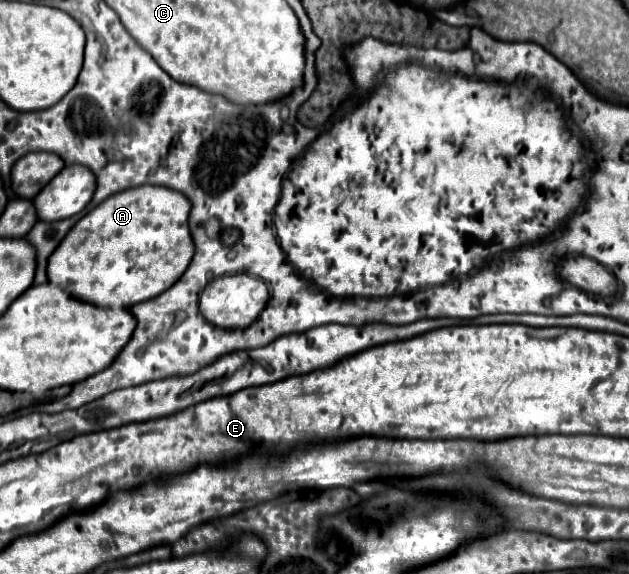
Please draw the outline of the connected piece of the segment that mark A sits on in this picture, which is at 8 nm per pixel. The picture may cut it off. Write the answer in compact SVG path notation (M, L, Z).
M132 187L86 213L48 259L48 283L98 307L132 307L166 291L186 271L194 243L188 229L190 201L168 187Z

